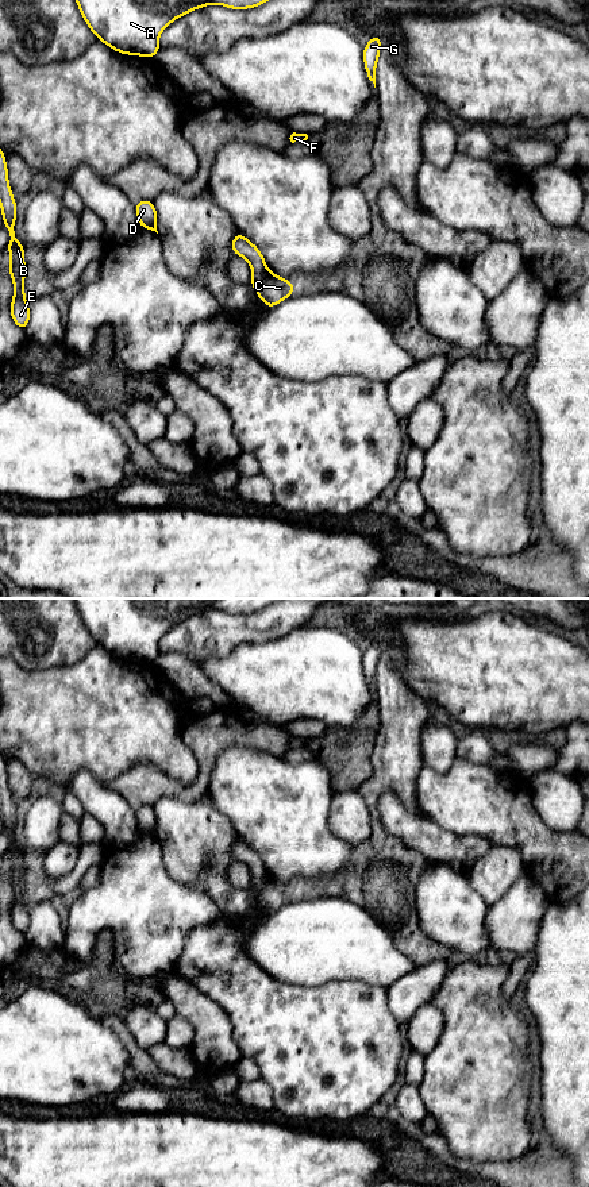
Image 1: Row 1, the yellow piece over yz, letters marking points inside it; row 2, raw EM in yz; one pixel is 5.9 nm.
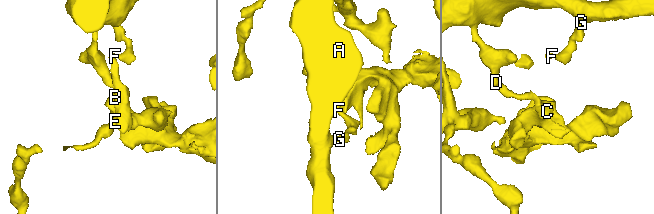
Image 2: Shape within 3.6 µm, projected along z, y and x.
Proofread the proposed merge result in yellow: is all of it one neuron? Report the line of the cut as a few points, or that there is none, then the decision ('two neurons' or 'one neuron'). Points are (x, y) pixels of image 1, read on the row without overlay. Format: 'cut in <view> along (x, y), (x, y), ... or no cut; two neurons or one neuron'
cut in yz along (269, 875), (255, 894); two neurons

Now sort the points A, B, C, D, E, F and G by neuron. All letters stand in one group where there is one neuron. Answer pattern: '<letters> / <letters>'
A B D E F G / C

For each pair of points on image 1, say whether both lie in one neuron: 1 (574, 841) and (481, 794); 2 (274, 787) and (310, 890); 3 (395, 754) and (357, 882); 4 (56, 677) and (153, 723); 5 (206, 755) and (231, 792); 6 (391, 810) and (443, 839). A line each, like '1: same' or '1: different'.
1: same
2: different
3: same
4: same
5: different
6: same

